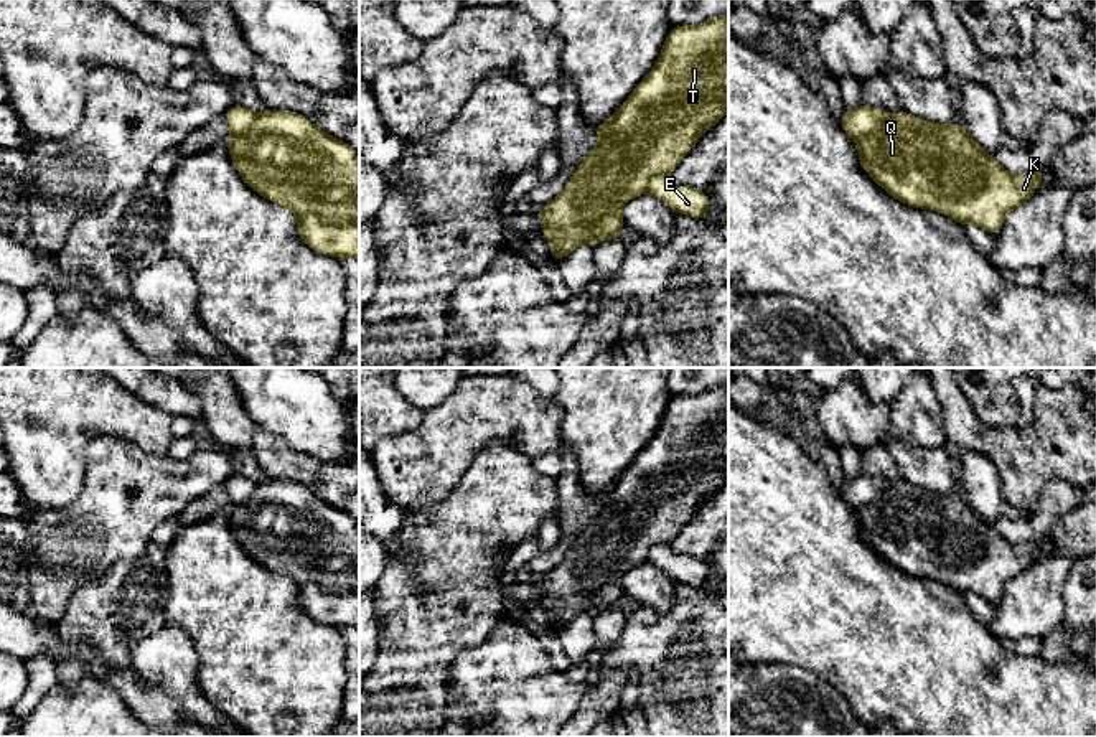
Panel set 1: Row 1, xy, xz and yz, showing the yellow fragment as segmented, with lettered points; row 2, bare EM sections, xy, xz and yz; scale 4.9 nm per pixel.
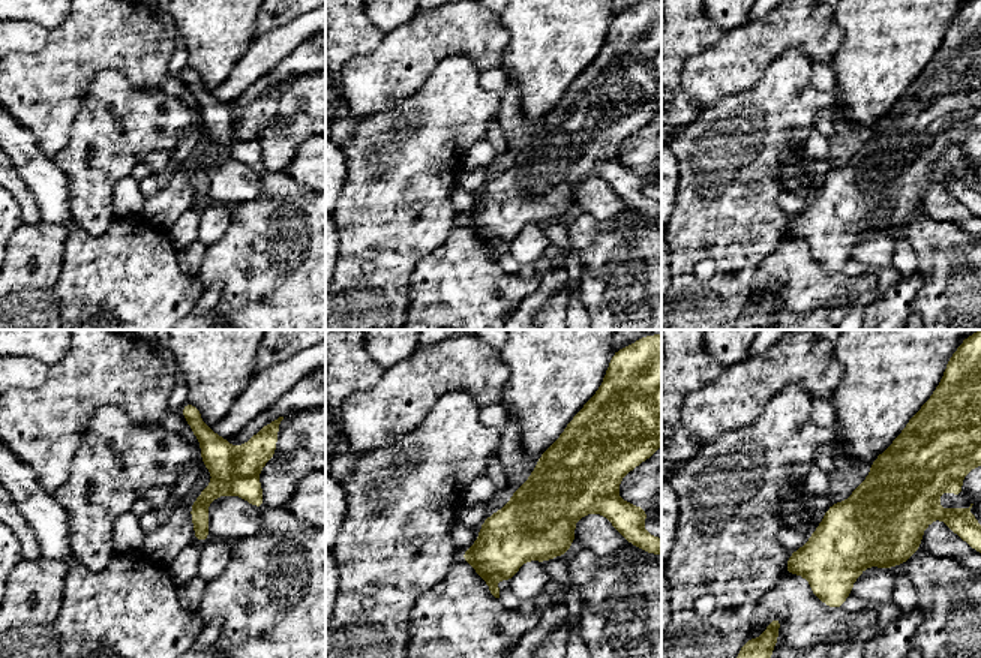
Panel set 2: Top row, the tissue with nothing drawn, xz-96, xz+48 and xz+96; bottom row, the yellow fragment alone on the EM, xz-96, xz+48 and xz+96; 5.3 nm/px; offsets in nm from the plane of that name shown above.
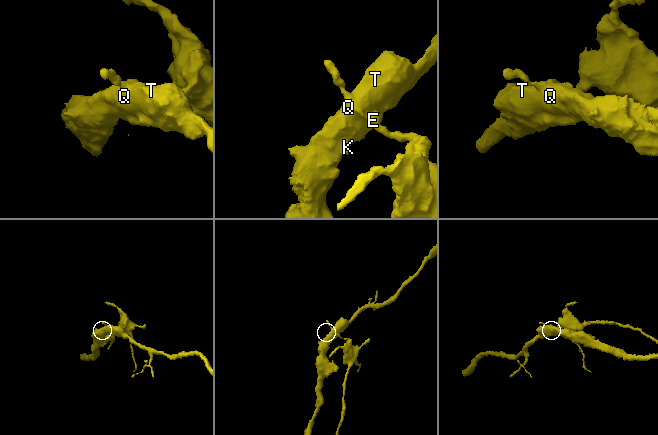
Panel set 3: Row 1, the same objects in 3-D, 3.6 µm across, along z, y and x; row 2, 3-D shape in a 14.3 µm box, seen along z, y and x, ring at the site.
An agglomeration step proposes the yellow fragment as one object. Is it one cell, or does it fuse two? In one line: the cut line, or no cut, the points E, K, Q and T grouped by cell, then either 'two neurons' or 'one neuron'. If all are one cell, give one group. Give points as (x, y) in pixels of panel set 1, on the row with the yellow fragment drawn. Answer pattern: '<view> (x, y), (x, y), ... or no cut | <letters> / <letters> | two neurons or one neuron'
yz (889, 116), (856, 140) | E / K Q T | two neurons

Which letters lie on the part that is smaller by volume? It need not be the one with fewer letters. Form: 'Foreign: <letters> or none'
Foreign: E

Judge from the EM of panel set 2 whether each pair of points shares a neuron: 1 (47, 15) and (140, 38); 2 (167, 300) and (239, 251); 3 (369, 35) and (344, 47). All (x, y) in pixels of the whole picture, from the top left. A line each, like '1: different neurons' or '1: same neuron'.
1: different neurons
2: different neurons
3: same neuron

